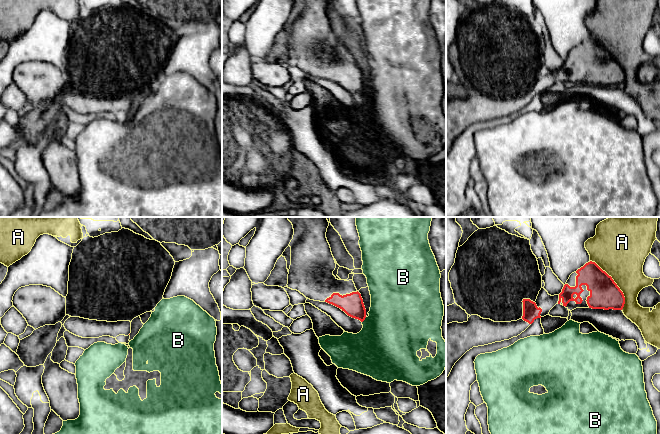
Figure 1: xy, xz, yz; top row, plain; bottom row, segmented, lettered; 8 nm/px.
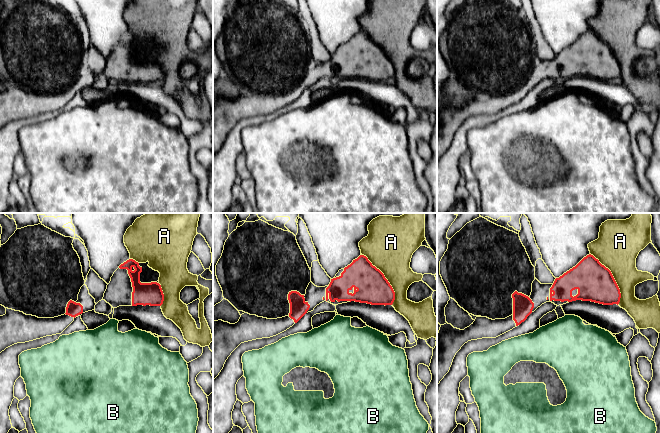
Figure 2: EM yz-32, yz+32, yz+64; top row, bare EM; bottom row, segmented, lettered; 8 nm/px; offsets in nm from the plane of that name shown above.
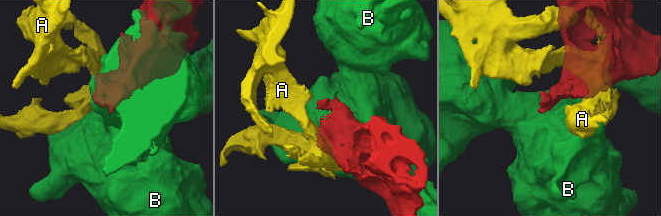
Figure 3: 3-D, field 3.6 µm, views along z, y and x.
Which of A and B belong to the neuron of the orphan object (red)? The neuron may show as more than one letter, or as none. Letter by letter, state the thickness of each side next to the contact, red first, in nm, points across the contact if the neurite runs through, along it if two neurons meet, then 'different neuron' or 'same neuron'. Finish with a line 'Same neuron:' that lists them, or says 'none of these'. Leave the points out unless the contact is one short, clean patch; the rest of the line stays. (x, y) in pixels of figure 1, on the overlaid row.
A: 240 nm thick on the red side, 400 nm on the other; different neuron
B: 180 nm thick on the red side, 480 nm on the other; different neuron
Same neuron: none of these

